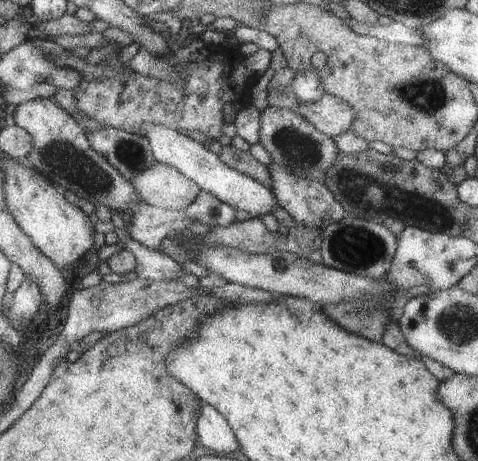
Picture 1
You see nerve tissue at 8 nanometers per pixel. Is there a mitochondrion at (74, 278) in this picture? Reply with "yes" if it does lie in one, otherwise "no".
no

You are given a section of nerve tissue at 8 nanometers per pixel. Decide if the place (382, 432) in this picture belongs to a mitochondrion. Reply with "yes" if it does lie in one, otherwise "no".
no

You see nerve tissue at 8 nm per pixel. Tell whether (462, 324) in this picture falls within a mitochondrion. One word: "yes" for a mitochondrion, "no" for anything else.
yes

